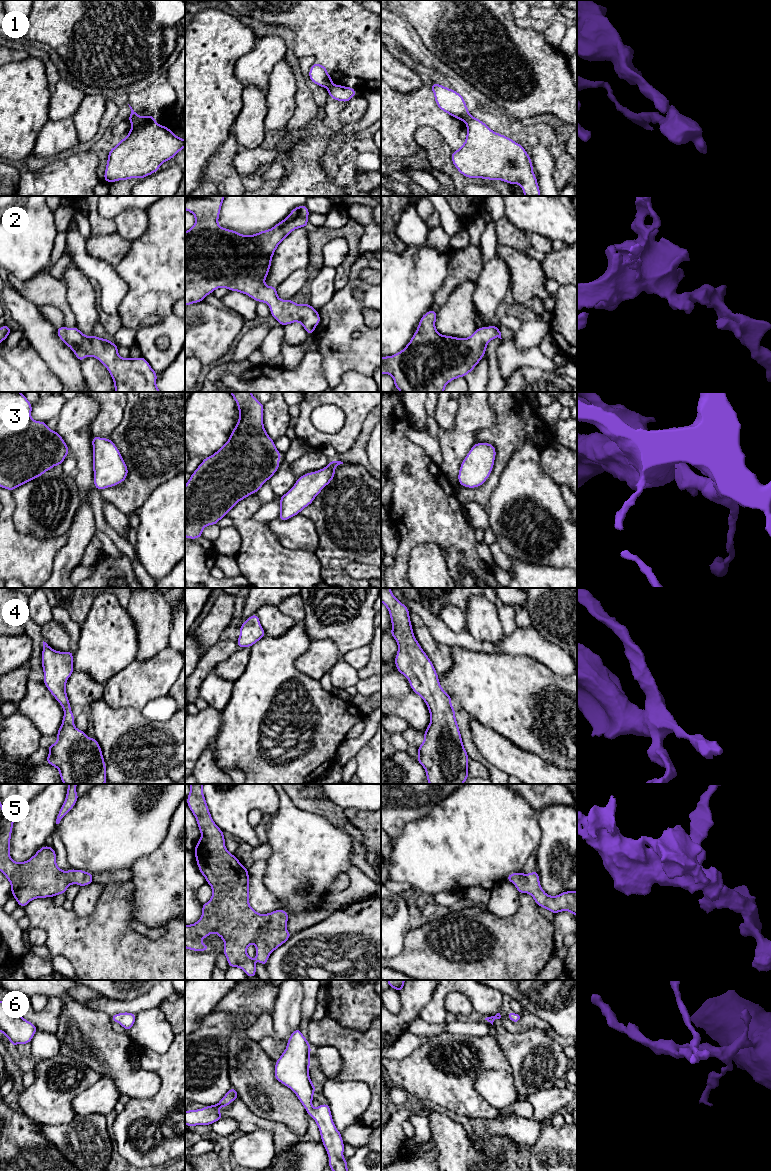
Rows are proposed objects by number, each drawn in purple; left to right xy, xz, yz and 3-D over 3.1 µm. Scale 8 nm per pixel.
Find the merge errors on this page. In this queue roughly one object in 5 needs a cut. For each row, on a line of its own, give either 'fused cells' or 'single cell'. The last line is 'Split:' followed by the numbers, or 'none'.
1: fused cells
2: single cell
3: single cell
4: single cell
5: single cell
6: single cell
Split: 1

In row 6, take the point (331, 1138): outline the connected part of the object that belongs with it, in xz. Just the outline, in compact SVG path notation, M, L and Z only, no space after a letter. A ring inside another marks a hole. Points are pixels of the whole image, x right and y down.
M299 1028L294 1030L288 1039L285 1051L275 1062L274 1076L278 1082L284 1084L296 1094L299 1101L306 1109L308 1116L311 1116L315 1120L317 1126L319 1127L321 1141L329 1157L328 1167L332 1171L348 1171L348 1162L343 1158L344 1142L341 1132L336 1129L333 1122L329 1104L320 1104L316 1109L312 1107L313 1094L316 1087L310 1080L308 1071L310 1067L310 1053L311 1046L309 1045L308 1040L303 1036Z

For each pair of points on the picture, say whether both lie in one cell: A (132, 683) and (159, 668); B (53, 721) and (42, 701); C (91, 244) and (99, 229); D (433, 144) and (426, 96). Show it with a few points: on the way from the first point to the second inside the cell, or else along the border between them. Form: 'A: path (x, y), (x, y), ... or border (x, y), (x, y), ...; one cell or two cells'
A: path (139, 683), (148, 674), (152, 674); one cell
B: path (48, 716), (42, 709), (42, 706); one cell
C: border (115, 231), (109, 234), (91, 236); two cells
D: border (413, 134), (420, 127), (434, 126), (447, 143); two cells

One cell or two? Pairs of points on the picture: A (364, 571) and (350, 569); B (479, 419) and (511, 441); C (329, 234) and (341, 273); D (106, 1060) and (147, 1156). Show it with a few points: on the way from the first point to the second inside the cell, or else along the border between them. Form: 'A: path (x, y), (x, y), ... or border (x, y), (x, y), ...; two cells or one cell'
A: path (361, 571), (353, 569); one cell
B: border (490, 403), (495, 422), (481, 428), (474, 442); two cells
C: path (343, 234), (352, 241), (352, 257), (350, 259); one cell
D: border (155, 1093), (151, 1097), (132, 1099); two cells

